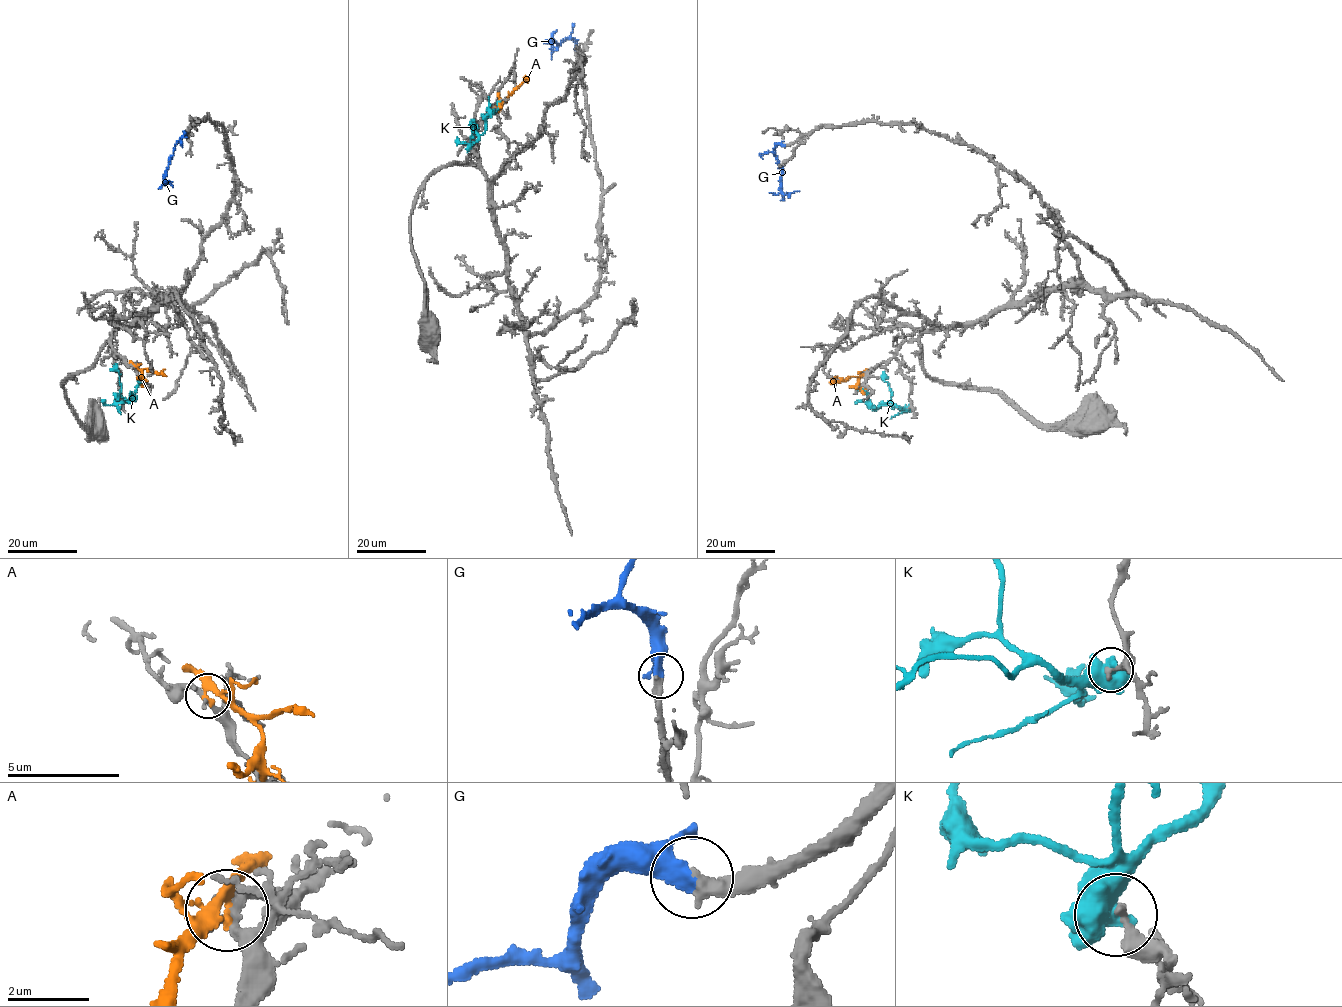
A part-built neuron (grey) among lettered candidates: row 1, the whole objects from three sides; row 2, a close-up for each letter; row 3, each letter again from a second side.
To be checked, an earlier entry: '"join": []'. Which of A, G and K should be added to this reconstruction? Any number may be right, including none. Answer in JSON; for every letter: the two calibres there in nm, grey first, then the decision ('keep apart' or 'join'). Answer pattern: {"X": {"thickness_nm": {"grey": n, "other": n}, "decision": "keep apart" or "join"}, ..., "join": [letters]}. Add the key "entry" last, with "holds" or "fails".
{"A": {"thickness_nm": {"grey": 240, "other": 220}, "decision": "keep apart"}, "G": {"thickness_nm": {"grey": 340, "other": 280}, "decision": "join"}, "K": {"thickness_nm": {"grey": 340, "other": 600}, "decision": "keep apart"}, "join": ["G"], "entry": "fails"}

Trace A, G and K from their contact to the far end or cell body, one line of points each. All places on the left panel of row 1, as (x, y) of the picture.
A: (133, 366), (166, 376)
G: (185, 135), (177, 142), (169, 159), (164, 182), (167, 180)
K: (117, 401), (130, 399), (130, 402), (139, 384), (138, 378)

